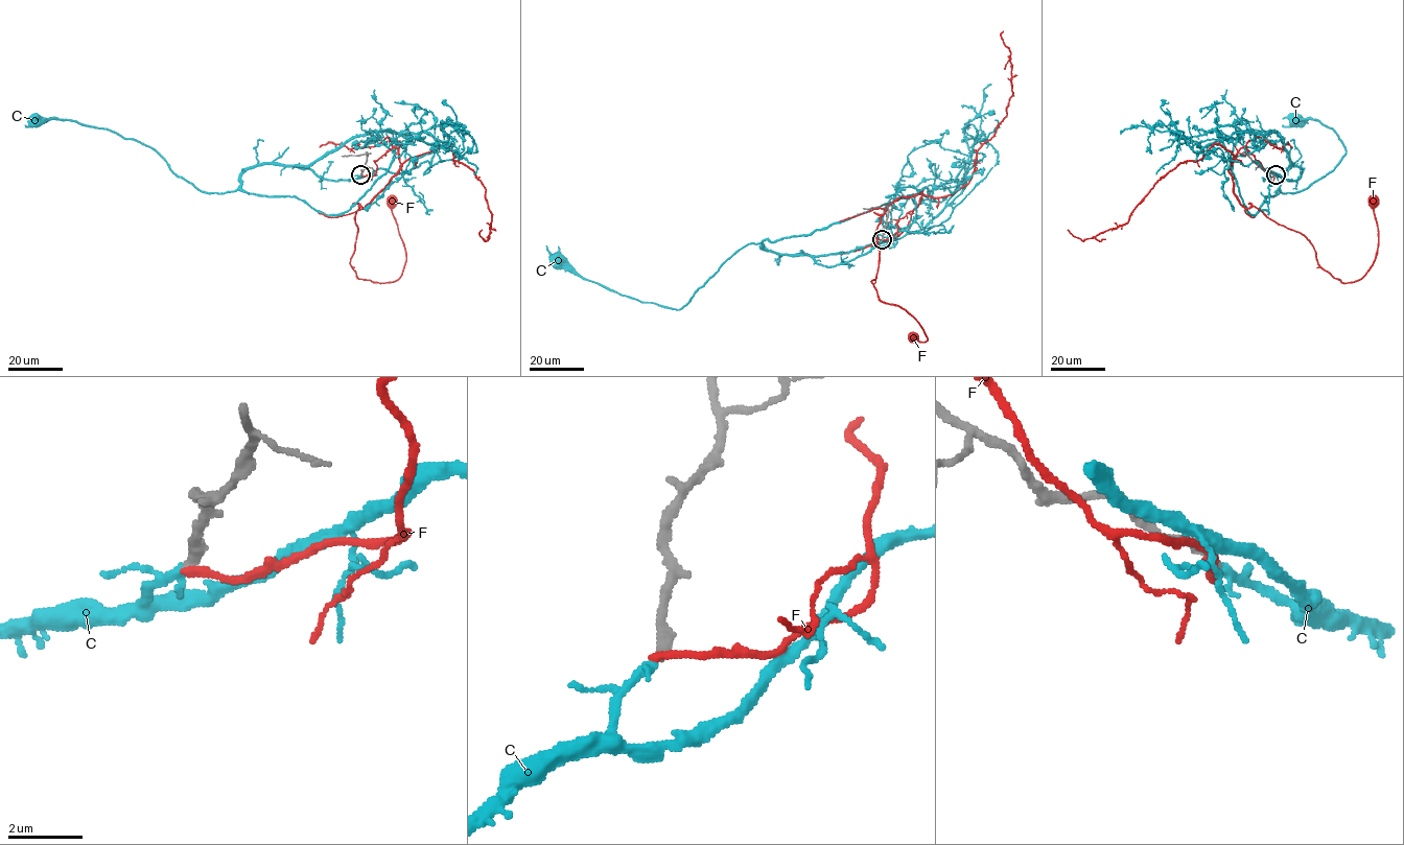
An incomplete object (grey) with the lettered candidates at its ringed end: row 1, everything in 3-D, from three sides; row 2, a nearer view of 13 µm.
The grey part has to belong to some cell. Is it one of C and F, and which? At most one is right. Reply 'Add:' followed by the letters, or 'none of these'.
Add: C

